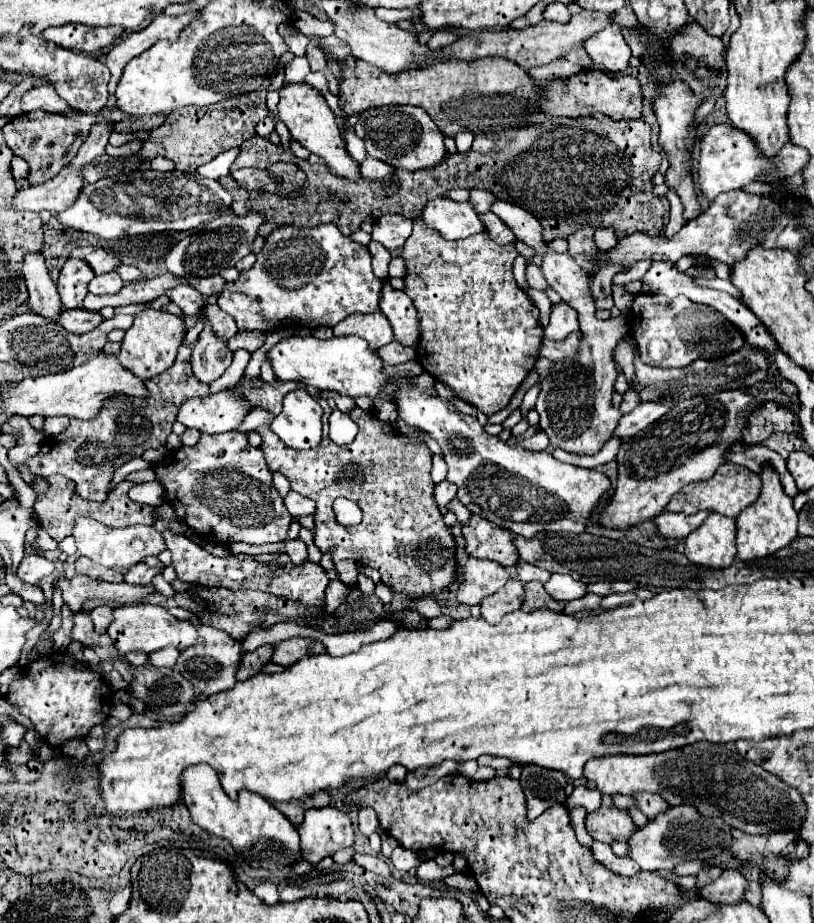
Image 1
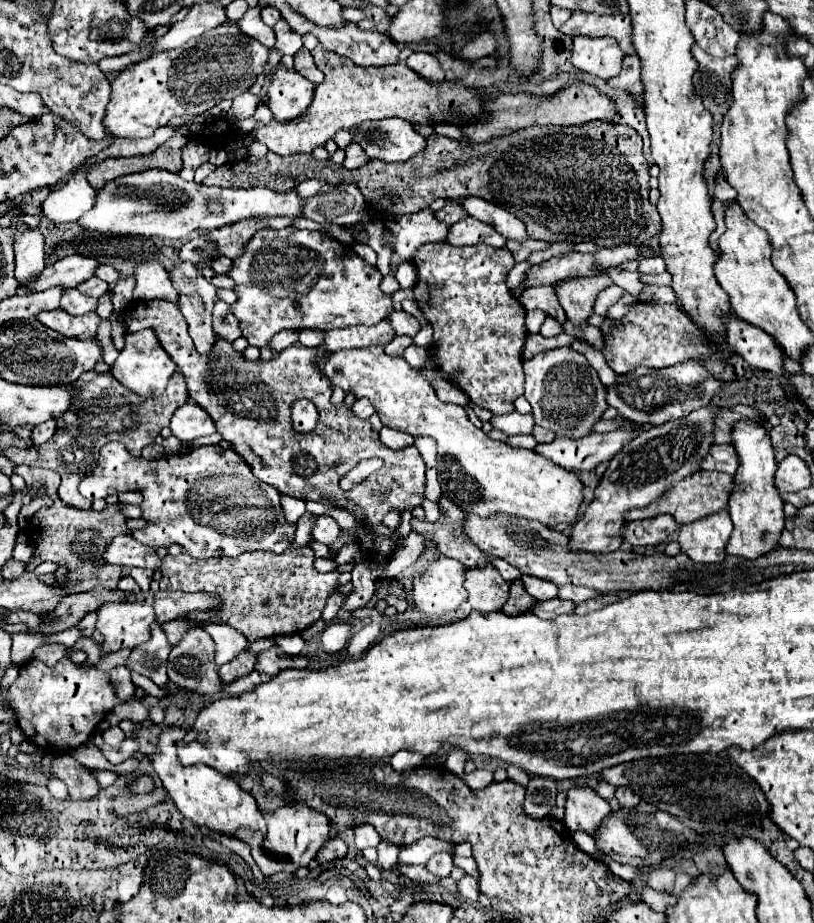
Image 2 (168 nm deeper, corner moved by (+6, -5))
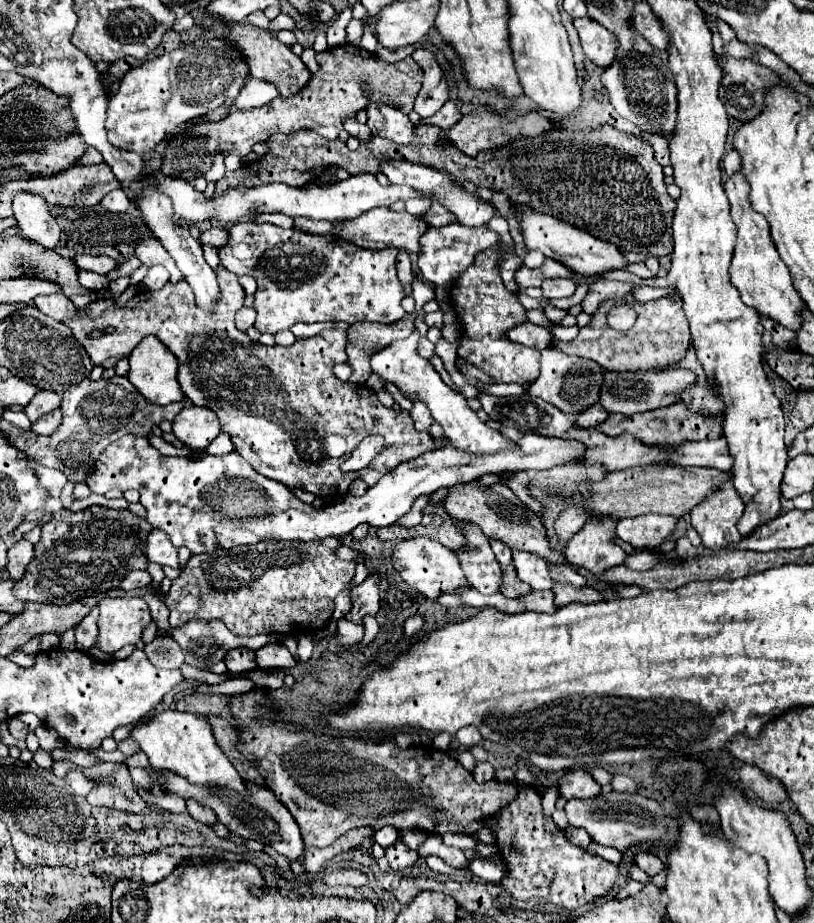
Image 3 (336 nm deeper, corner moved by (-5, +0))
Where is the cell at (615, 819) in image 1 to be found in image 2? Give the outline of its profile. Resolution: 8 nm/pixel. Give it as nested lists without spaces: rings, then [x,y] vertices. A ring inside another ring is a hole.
[[[572,786],[566,790],[564,824],[570,832],[584,830],[594,836],[600,822],[610,814],[610,806],[592,788]]]

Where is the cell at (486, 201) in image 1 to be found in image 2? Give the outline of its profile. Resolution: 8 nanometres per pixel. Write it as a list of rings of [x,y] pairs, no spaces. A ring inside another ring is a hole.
[[[446,204],[442,210],[436,212],[436,218],[440,218],[442,222],[446,222],[448,226],[456,224],[458,220],[462,220],[464,216],[468,216],[462,208],[458,208],[458,204]]]

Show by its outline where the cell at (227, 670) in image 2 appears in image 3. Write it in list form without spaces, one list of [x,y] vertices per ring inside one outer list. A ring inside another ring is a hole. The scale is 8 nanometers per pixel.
[[[245,647],[231,649],[231,653],[227,653],[227,657],[225,657],[225,663],[227,663],[229,673],[233,673],[233,675],[239,675],[239,673],[245,673],[245,671],[253,671],[253,669],[257,669],[255,651],[245,649]]]

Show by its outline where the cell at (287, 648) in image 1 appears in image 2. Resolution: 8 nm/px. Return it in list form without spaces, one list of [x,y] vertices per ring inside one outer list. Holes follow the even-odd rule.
[[[272,646],[270,650],[266,650],[266,652],[260,652],[258,656],[256,656],[256,670],[258,672],[264,672],[264,674],[268,674],[268,676],[276,676],[278,672],[282,672],[282,670],[298,670],[298,668],[306,668],[306,664],[308,664],[308,660],[304,658],[304,656],[296,656],[296,658],[292,658],[292,656],[286,656],[284,652],[282,652],[282,648],[280,646]]]

